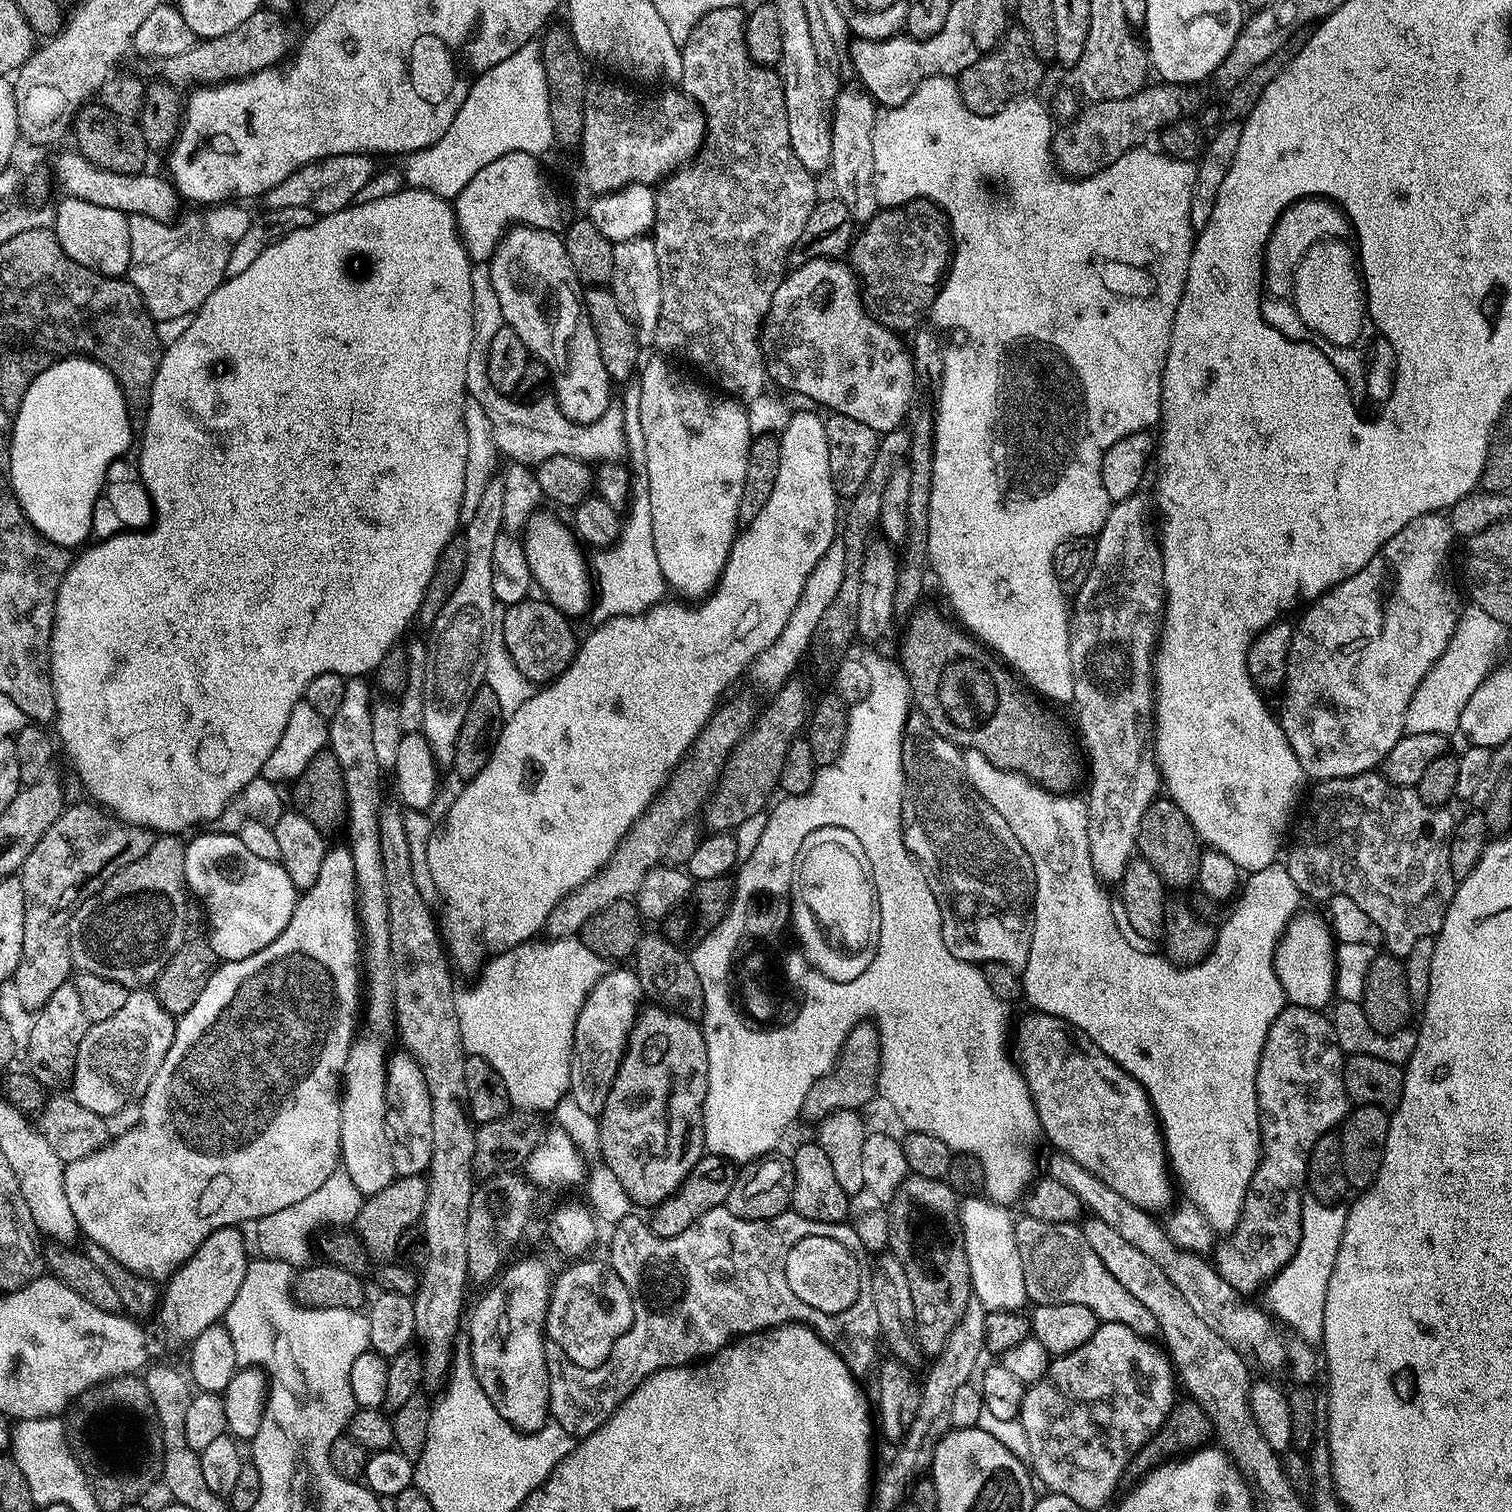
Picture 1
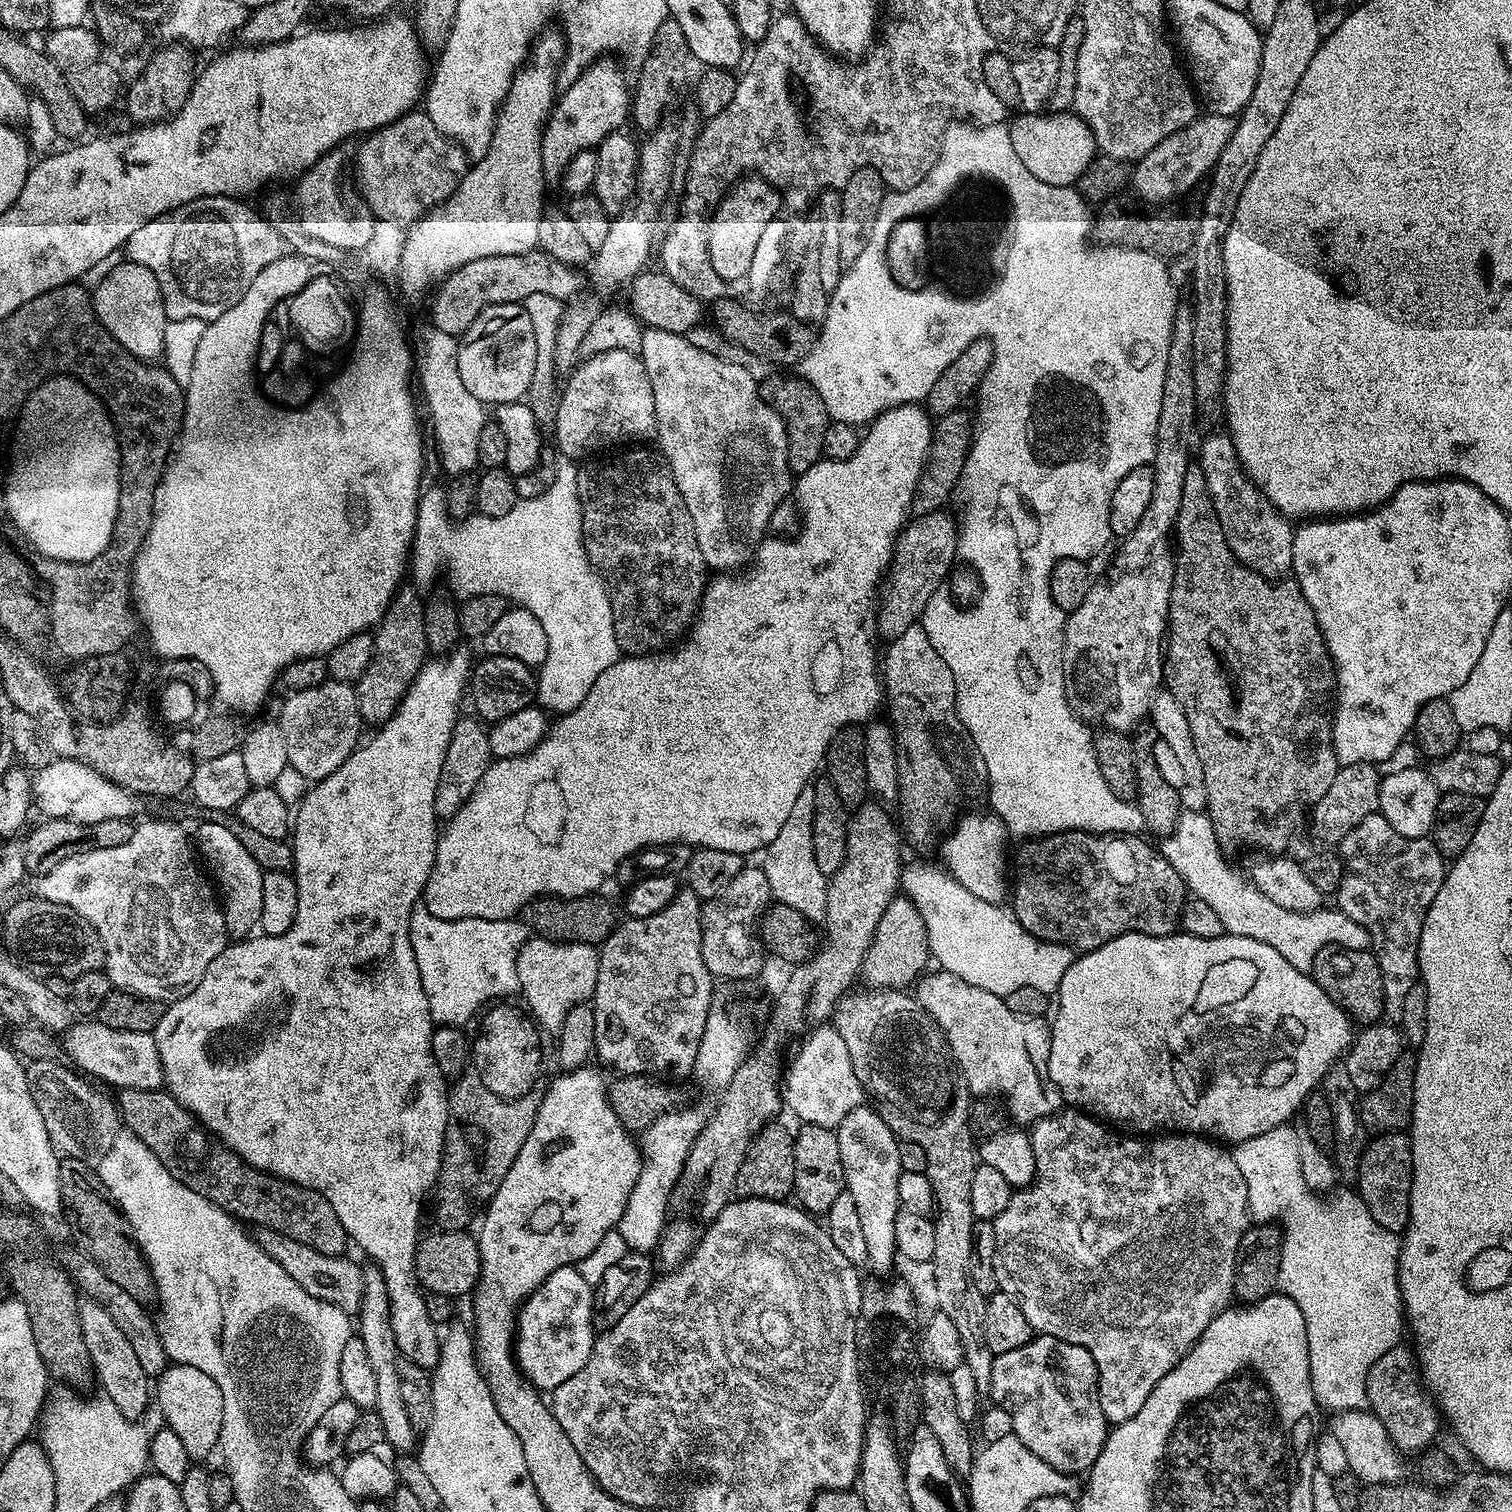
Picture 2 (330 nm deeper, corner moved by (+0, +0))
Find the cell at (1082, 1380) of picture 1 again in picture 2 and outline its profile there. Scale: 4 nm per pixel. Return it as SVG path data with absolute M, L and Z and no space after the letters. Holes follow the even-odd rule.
M1033 1335L1026 1346L992 1357L988 1386L993 1401L1010 1414L1013 1433L1042 1462L1069 1474L1092 1469L1102 1454L1110 1425L1102 1414L1090 1350L1053 1336Z

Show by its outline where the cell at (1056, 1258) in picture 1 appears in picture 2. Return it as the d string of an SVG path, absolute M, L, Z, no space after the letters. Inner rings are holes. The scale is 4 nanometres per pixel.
M1057 1110L1031 1125L1036 1179L1028 1187L1013 1191L1010 1206L1006 1206L1006 1210L1002 1210L1002 1214L992 1221L996 1235L994 1274L997 1289L1018 1302L1018 1310L1026 1314L1026 1322L1030 1322L1033 1333L1053 1336L1062 1342L1090 1350L1096 1367L1096 1387L1100 1394L1102 1414L1108 1419L1109 1425L1115 1426L1134 1418L1134 1414L1142 1410L1154 1386L1158 1386L1158 1382L1162 1382L1162 1378L1166 1378L1166 1374L1178 1366L1182 1357L1198 1342L1206 1326L1210 1326L1212 1319L1233 1303L1238 1242L1250 1226L1246 1178L1242 1178L1242 1170L1238 1170L1235 1155L1211 1138L1195 1134L1160 1134L1157 1140L1137 1138L1113 1130L1107 1123L1083 1110L1064 1111L1068 1112Z

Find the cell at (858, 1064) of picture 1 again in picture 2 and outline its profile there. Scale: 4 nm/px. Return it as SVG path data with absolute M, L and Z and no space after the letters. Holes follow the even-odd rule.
M897 894L890 906L886 906L886 914L882 914L878 930L874 930L872 944L864 955L862 980L872 990L904 990L919 981L929 967L928 962L930 964L926 923L918 914L918 906L914 906L907 896Z

